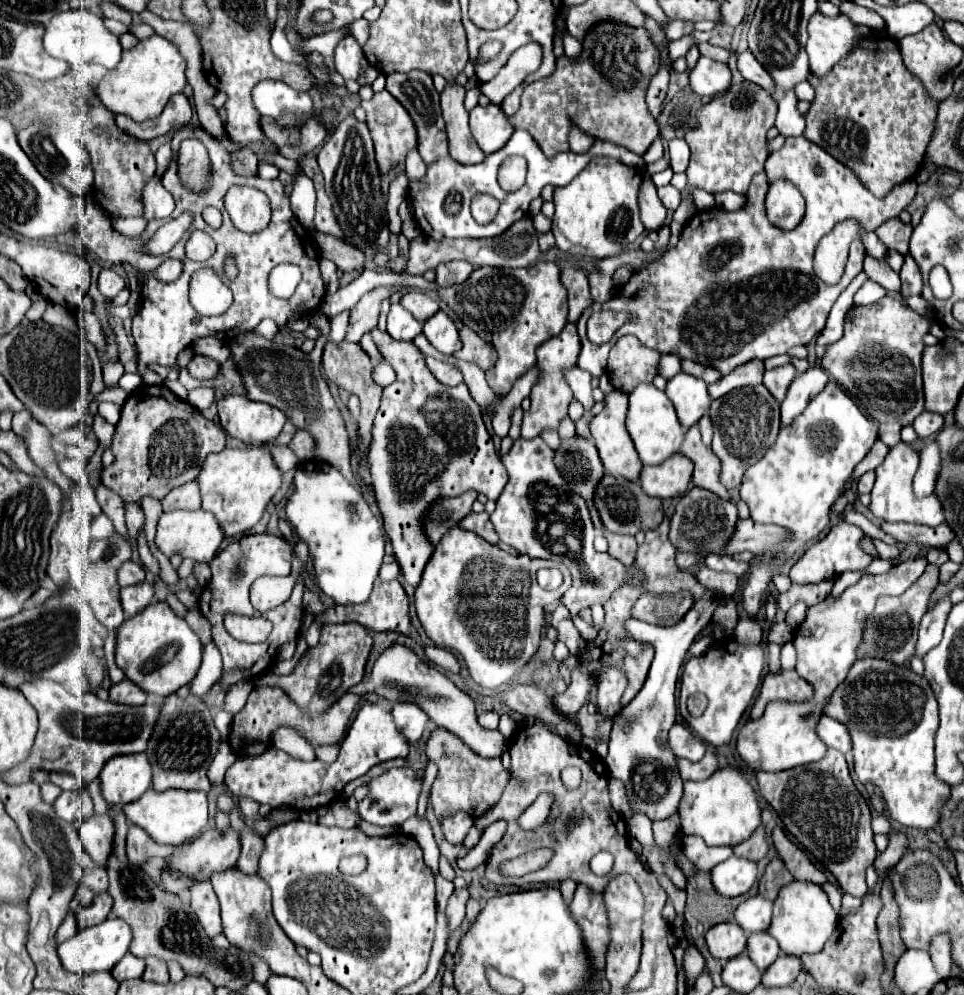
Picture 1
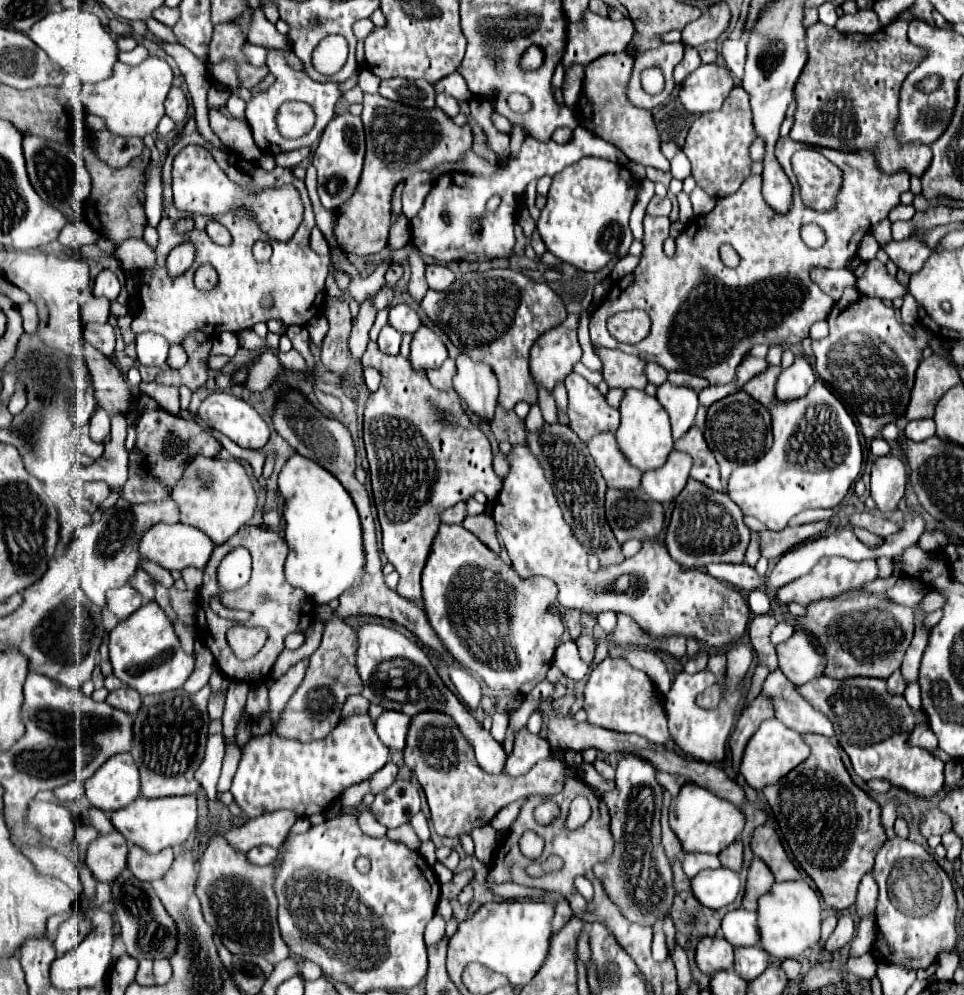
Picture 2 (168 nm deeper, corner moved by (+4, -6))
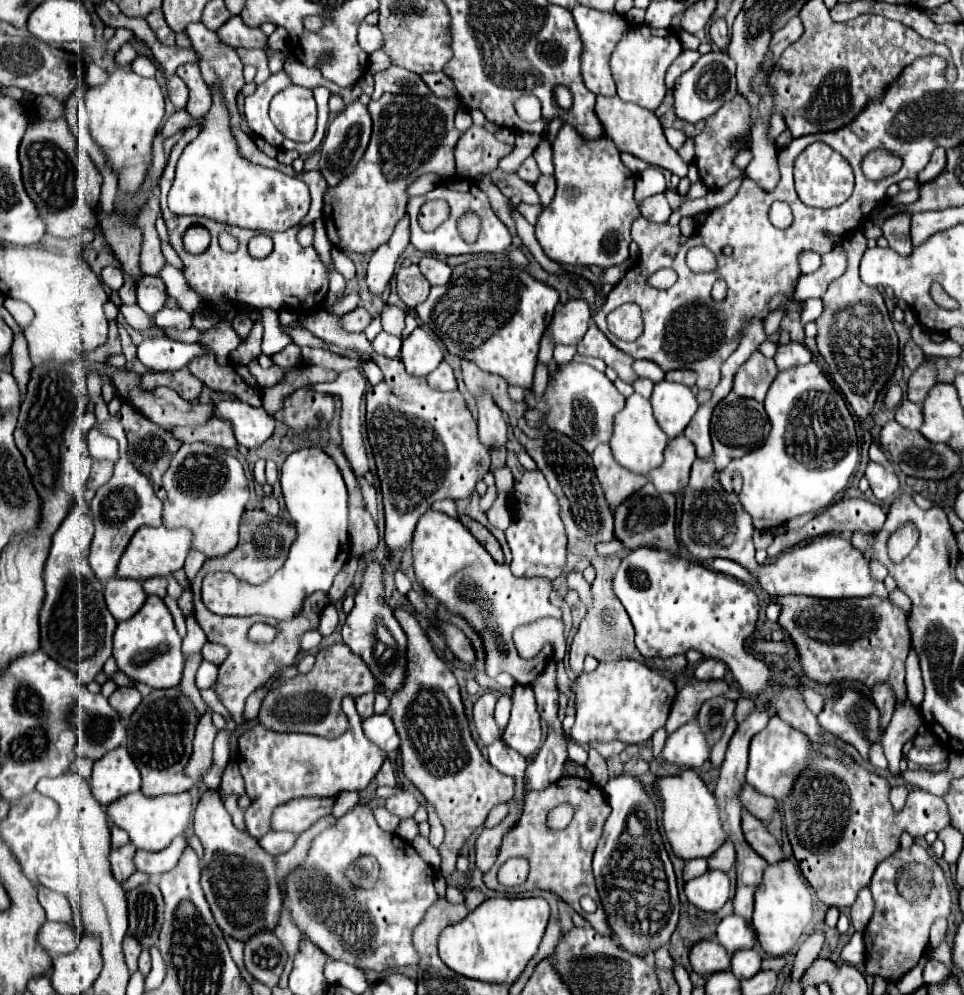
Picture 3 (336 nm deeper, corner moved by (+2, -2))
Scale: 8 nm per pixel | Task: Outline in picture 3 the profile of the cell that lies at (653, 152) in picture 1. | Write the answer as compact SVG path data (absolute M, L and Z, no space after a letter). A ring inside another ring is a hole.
M666 128L666 130L664 130L664 134L666 134L668 144L670 144L674 150L680 150L680 146L682 146L682 144L688 140L688 136L686 136L684 132L674 130L674 128Z

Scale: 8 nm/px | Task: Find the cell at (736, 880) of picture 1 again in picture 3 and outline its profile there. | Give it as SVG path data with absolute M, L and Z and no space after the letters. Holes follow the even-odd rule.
M708 870L706 874L688 880L684 892L696 908L716 912L730 898L730 878L722 870Z

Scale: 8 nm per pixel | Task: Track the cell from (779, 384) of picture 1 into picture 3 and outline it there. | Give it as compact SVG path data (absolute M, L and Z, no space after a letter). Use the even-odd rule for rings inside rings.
M754 352L748 362L738 370L734 378L734 392L738 396L754 398L758 402L764 402L764 396L774 382L778 370L772 358L766 358L762 352Z

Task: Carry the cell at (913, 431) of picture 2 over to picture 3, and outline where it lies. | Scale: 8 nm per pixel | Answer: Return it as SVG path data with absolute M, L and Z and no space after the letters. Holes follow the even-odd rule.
M902 400L902 404L896 408L896 420L908 430L920 430L924 420L922 406L912 404L910 400Z

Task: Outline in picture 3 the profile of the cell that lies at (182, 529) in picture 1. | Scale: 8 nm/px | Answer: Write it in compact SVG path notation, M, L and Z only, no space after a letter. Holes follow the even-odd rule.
M142 526L134 538L130 540L130 546L126 554L122 556L122 562L118 566L120 578L134 578L134 580L146 580L154 576L168 576L182 568L186 556L192 550L192 532L188 528L166 528L166 526Z

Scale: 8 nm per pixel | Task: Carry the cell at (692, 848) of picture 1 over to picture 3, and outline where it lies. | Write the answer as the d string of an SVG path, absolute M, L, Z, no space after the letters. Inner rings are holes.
M692 858L692 860L686 862L686 868L684 868L684 880L696 878L698 874L704 874L706 870L708 870L706 858Z

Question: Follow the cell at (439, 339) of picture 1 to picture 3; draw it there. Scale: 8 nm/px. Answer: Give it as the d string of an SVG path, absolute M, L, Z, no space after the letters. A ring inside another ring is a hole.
M420 326L402 342L402 362L408 374L428 376L444 360L444 352Z

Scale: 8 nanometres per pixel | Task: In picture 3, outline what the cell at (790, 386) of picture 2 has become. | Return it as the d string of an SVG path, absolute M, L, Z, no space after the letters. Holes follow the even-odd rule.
M788 342L786 346L778 346L774 360L776 360L778 372L782 372L782 370L790 370L800 364L808 364L812 360L812 354L804 348L804 344Z

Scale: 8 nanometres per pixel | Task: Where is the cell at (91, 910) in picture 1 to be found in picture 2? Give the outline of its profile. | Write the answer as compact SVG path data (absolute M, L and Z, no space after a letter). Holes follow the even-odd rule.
M78 914L70 916L58 928L58 934L56 934L56 940L54 940L56 954L66 954L66 950L74 950L86 938L86 934L90 930L92 930L92 926L84 916L78 916Z

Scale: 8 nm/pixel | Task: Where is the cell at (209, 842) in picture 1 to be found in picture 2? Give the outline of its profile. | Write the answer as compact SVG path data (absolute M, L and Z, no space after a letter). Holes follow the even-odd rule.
M294 810L268 812L254 820L248 820L240 828L232 828L224 832L224 838L242 852L248 852L250 848L262 846L262 844L280 848L296 820L298 820L298 814Z

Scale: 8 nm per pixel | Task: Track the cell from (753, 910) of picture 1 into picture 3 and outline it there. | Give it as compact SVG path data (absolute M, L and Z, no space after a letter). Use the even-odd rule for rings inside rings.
M730 914L718 924L716 940L732 954L738 948L740 950L742 948L754 948L756 946L756 932L742 916Z

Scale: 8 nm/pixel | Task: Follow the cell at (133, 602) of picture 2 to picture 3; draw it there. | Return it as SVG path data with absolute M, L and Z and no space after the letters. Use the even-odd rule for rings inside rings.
M112 578L104 586L104 598L110 614L120 620L130 620L146 602L146 592L132 578Z

